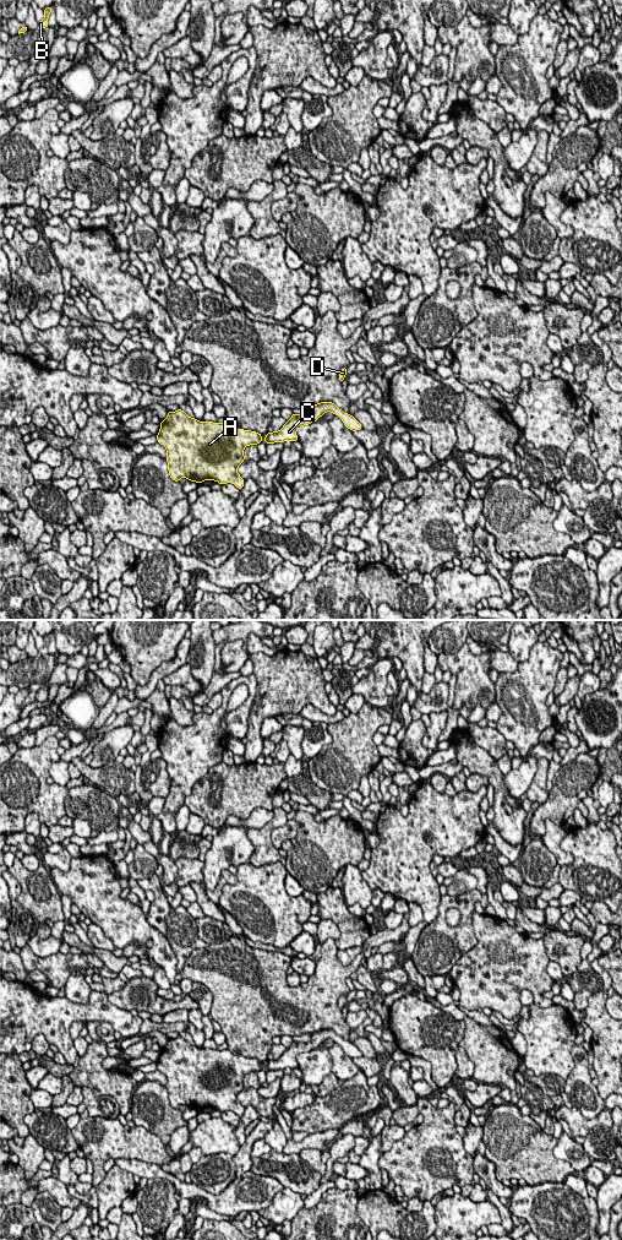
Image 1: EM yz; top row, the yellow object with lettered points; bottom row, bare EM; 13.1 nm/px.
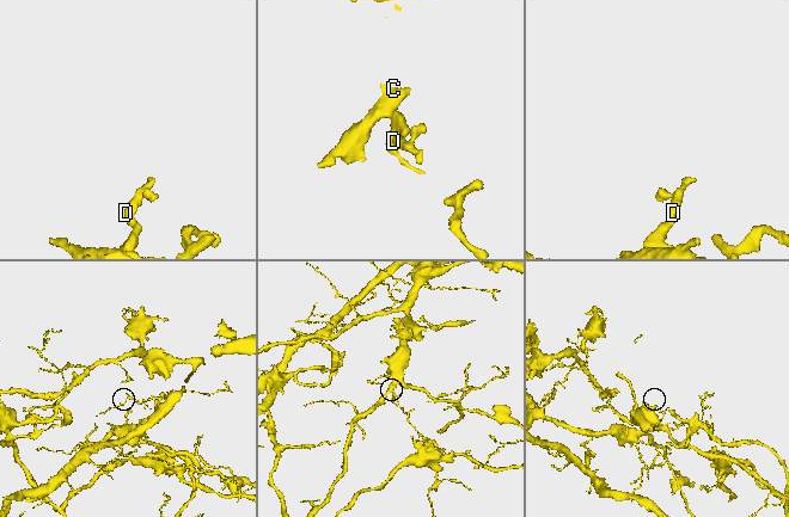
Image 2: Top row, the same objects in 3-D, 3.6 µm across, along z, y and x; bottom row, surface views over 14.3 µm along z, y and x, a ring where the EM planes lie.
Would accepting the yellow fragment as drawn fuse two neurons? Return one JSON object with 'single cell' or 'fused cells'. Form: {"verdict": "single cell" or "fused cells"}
{"verdict": "single cell"}

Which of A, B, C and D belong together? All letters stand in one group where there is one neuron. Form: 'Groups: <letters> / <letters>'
Groups: A B C D

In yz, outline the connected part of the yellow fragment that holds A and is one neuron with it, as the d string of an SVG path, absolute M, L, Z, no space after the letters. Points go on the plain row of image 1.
M180 1035L168 1039L167 1045L160 1049L157 1062L157 1068L167 1076L165 1087L169 1103L174 1109L179 1109L181 1105L196 1110L214 1108L220 1113L231 1110L239 1117L245 1110L238 1100L238 1094L245 1088L244 1076L252 1071L258 1072L262 1067L262 1062L257 1059L238 1056L228 1049L200 1049L189 1044Z

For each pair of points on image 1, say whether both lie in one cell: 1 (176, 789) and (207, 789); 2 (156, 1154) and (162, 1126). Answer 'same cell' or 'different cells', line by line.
1: different cells
2: different cells

